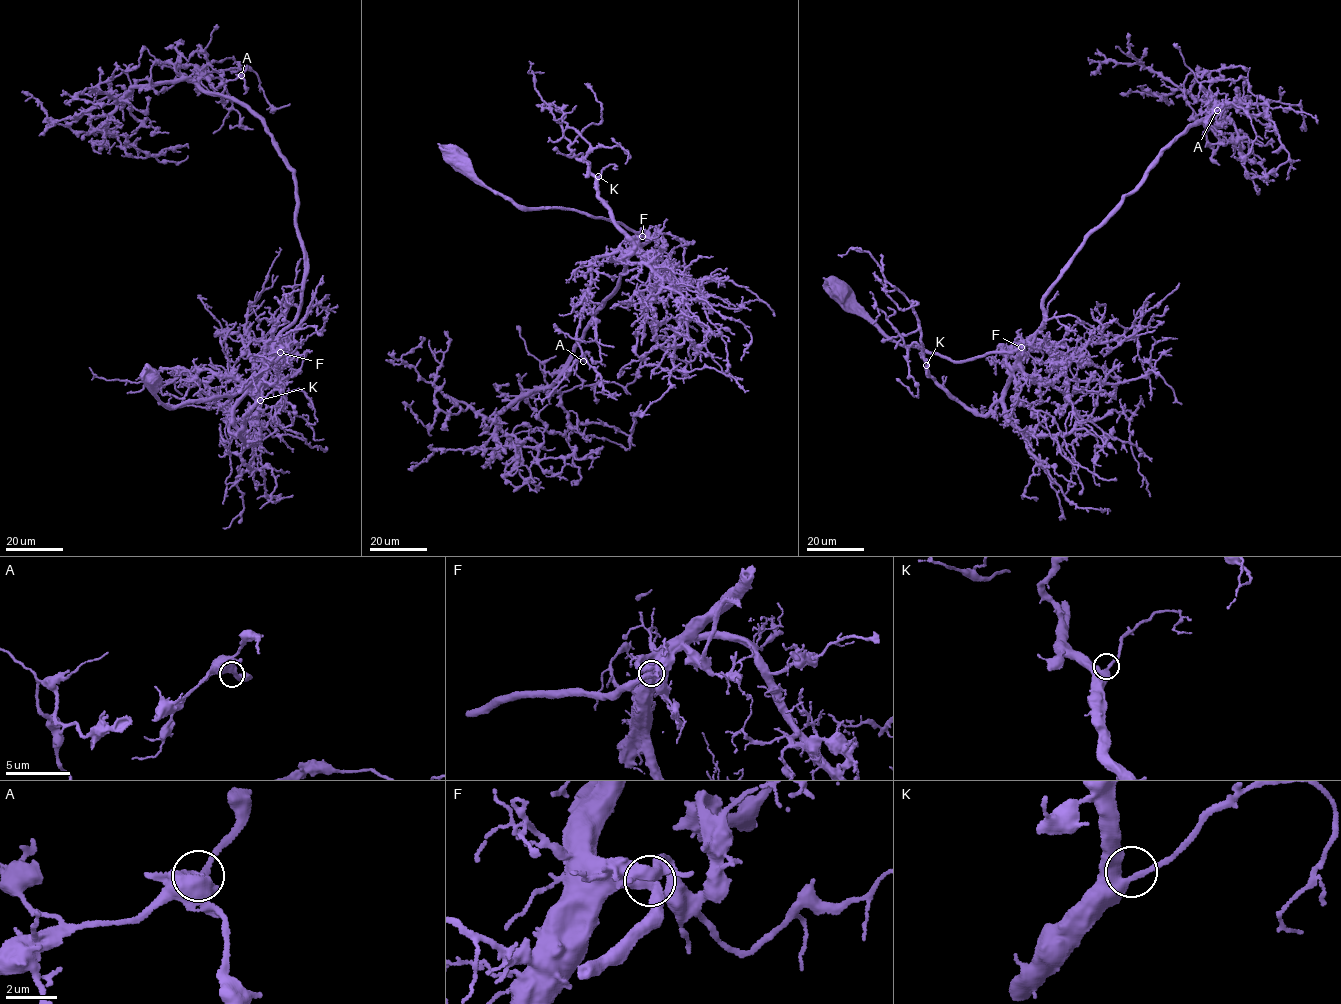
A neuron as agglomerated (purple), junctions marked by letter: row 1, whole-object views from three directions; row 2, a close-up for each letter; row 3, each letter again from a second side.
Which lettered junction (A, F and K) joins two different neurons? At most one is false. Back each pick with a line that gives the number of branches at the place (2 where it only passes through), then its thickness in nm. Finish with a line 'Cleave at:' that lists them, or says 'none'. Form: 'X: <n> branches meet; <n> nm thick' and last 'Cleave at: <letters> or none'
Cleave at: none

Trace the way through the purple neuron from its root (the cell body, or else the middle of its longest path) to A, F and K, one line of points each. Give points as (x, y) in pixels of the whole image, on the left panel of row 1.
A: (152, 375), (170, 409), (235, 394), (279, 358), (300, 306), (292, 171), (262, 121), (214, 92), (241, 75)
F: (152, 375), (157, 380), (149, 388), (157, 399), (172, 409), (235, 394), (278, 359), (280, 352)
K: (152, 375), (149, 388), (172, 409), (235, 394), (279, 353), (233, 410), (229, 430), (244, 441), (260, 400)

